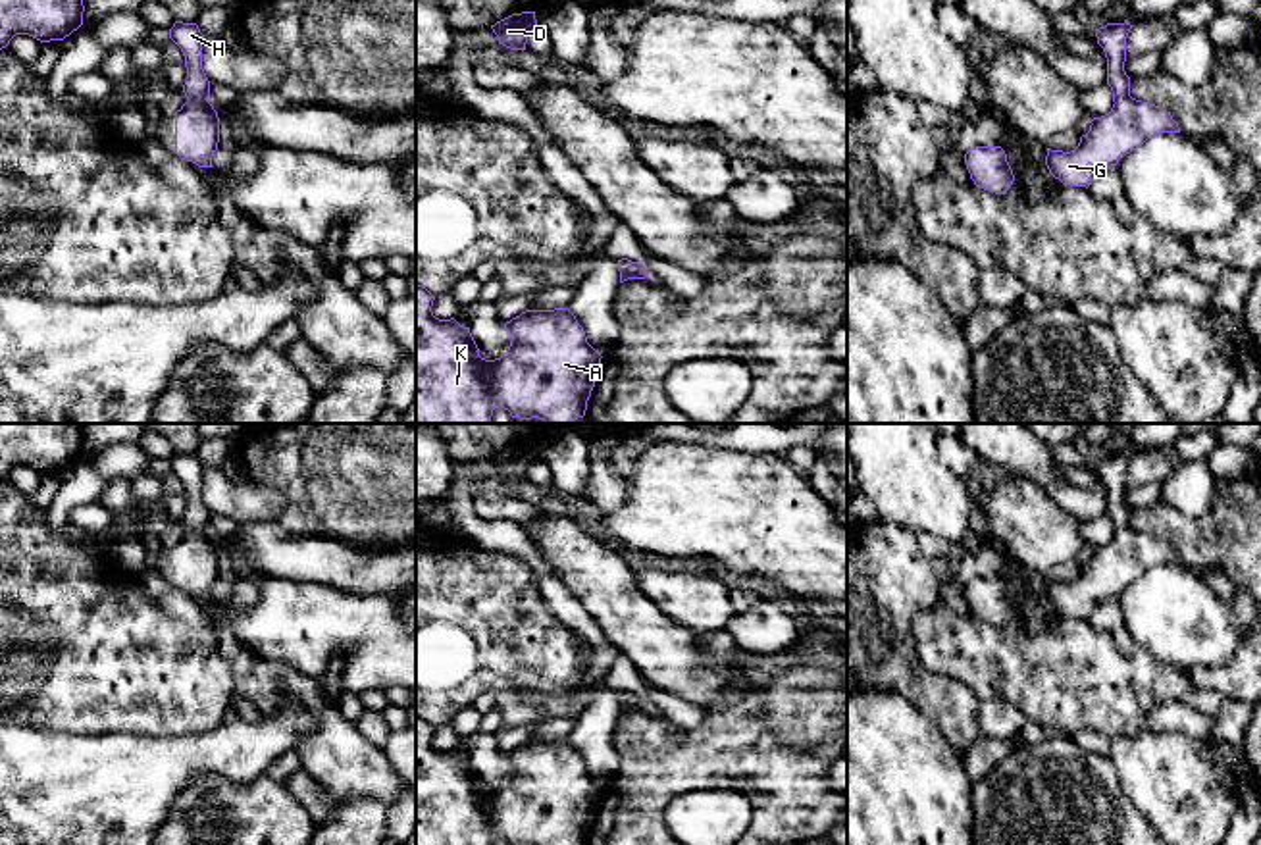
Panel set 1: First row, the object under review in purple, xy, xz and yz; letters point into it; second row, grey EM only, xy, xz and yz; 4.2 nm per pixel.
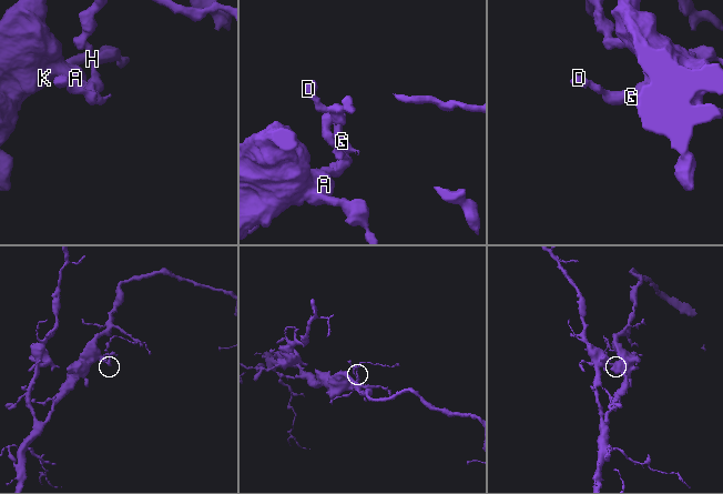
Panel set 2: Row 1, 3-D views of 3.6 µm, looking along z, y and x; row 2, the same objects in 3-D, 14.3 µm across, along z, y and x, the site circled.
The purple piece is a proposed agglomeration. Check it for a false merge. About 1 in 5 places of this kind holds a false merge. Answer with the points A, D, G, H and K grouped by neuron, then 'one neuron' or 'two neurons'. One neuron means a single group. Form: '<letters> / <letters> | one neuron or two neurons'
A D G K / H | two neurons

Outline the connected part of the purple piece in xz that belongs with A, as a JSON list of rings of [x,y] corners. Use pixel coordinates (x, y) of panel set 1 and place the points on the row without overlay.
[[[416,716],[416,845],[493,845],[495,839],[510,845],[585,845],[603,787],[587,774],[583,758],[568,739],[526,741],[512,749],[504,755],[512,766],[508,781],[501,789],[485,791],[470,758],[454,749],[433,747],[433,731],[425,718]]]

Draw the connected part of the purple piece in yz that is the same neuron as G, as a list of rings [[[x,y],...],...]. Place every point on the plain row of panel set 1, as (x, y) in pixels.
[[[1120,525],[1109,545],[1090,554],[1090,562],[1080,568],[1074,581],[1047,579],[1045,597],[1063,616],[1088,620],[1094,612],[1086,606],[1088,595],[1111,599],[1119,595],[1120,585],[1130,585],[1147,570],[1159,564],[1180,564],[1171,543],[1130,525]]]

